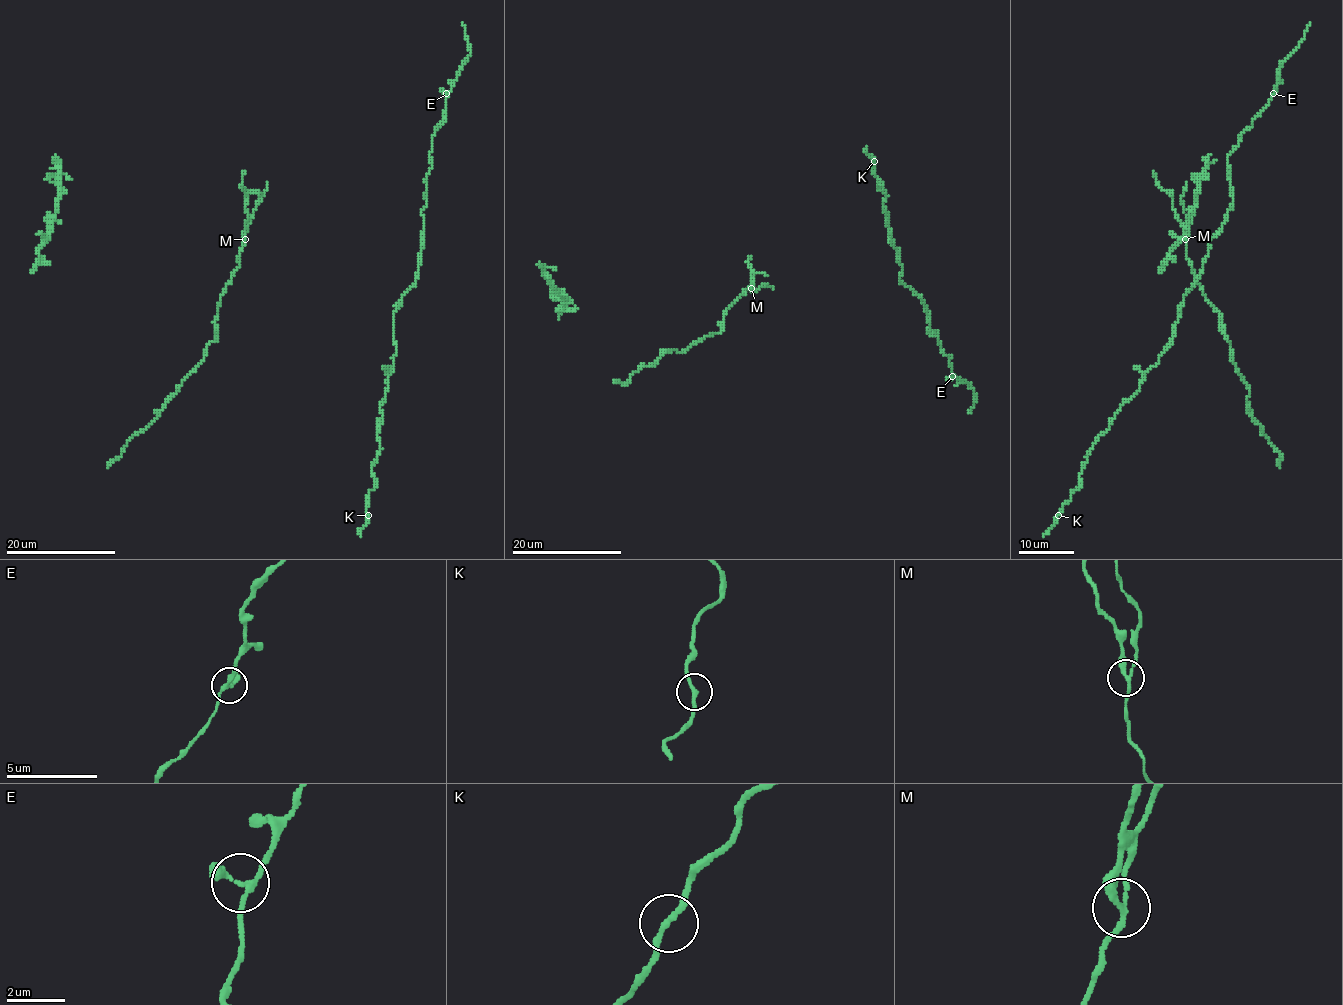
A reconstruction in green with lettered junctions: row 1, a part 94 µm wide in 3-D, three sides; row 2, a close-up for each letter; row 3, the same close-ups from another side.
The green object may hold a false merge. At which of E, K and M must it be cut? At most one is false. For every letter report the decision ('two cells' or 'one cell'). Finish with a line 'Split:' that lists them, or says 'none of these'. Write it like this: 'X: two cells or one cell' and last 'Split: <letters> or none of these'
E: one cell
K: one cell
M: two cells
Split: M

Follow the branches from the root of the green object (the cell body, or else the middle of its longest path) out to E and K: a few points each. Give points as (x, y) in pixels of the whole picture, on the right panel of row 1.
E: (1227, 211), (1232, 206), (1228, 155), (1239, 143), (1239, 136), (1251, 126), (1253, 119), (1273, 93)
K: (1227, 211), (1221, 229), (1209, 240), (1198, 280), (1183, 298), (1172, 343), (1093, 444), (1080, 486), (1058, 515)

